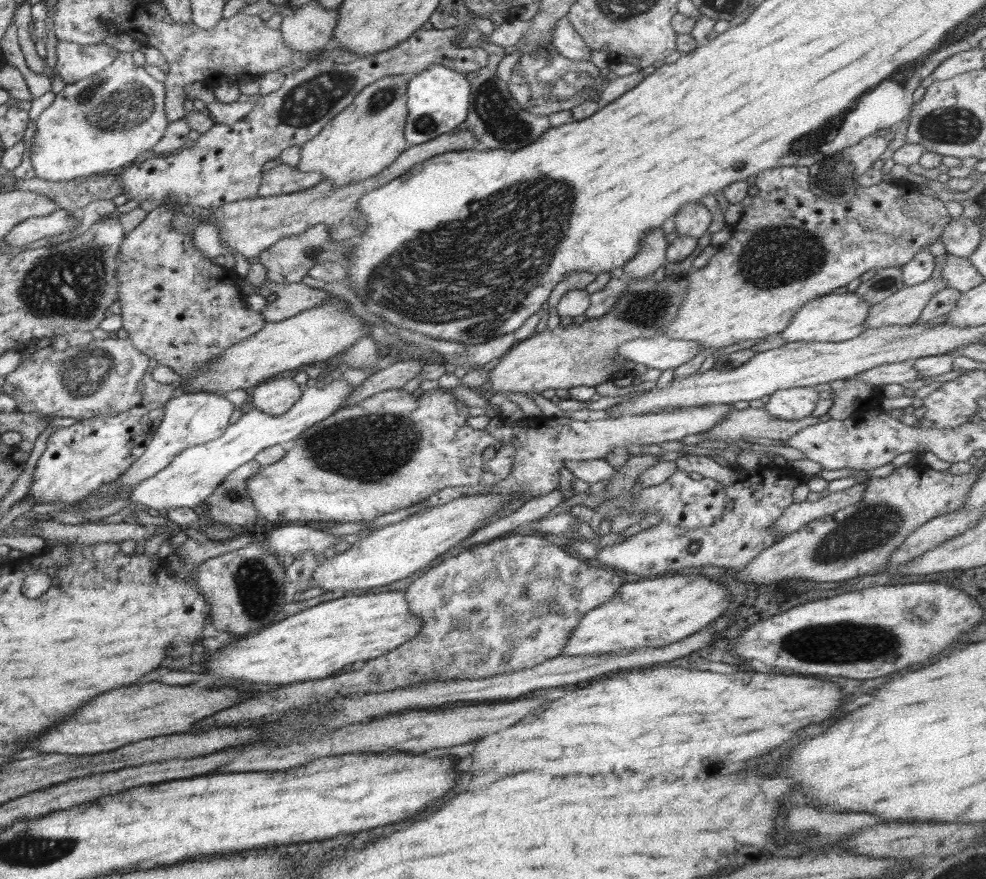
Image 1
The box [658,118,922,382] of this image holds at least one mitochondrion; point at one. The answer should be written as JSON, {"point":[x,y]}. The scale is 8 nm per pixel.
{"point":[775,255]}

